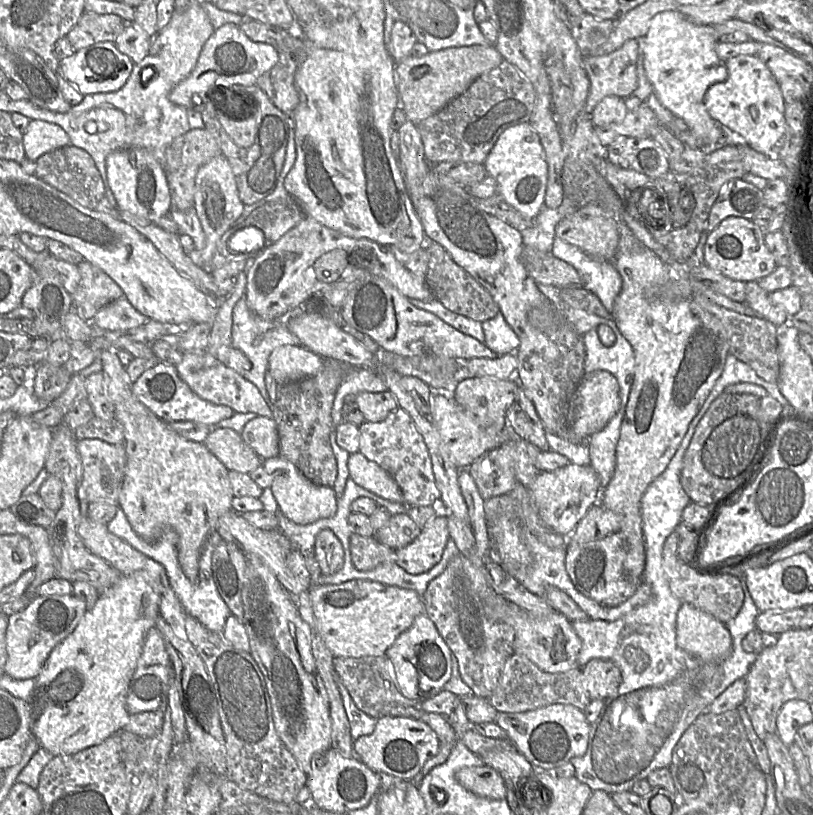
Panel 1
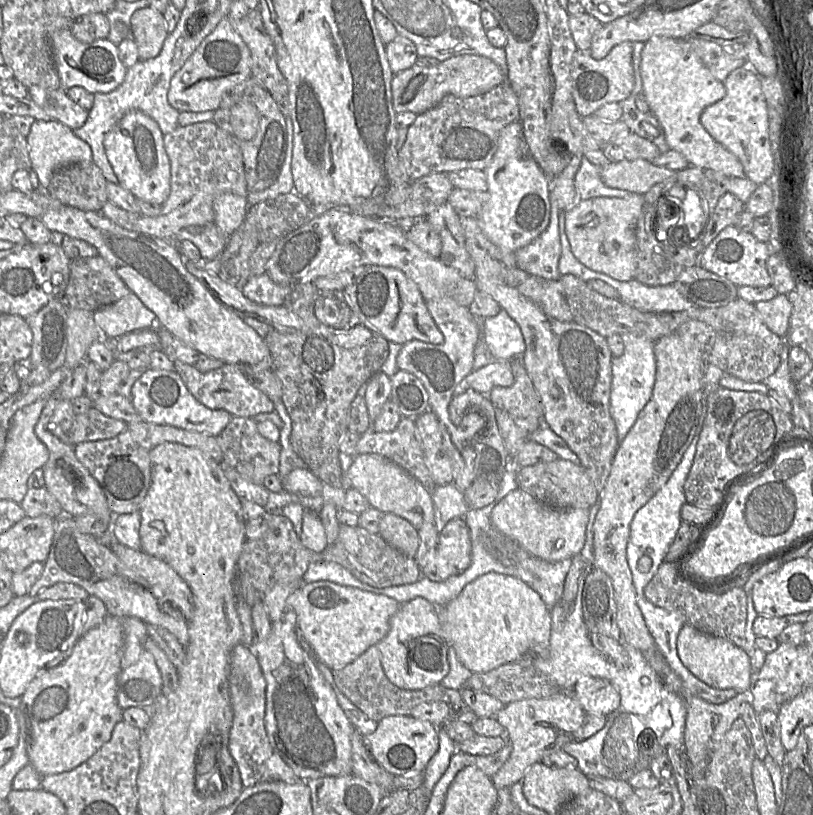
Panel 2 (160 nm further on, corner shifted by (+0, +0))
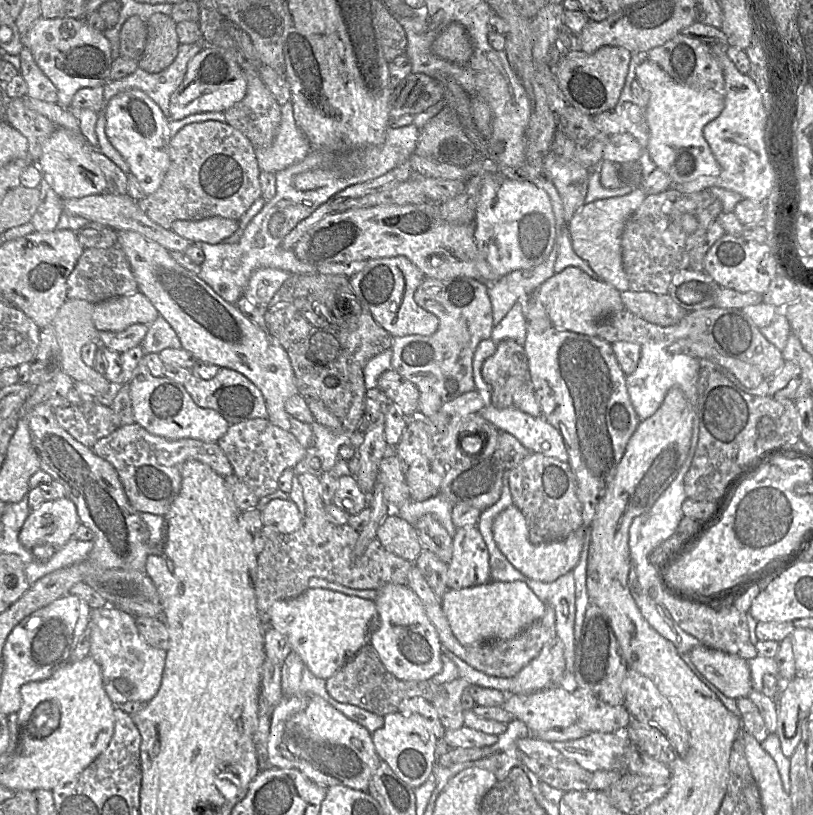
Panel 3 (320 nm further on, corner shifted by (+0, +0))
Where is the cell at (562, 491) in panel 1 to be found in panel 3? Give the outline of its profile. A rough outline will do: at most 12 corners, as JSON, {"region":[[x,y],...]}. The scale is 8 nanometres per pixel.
{"region":[[514,504],[498,514],[498,548],[524,576],[553,582],[580,558],[584,527],[533,544]]}

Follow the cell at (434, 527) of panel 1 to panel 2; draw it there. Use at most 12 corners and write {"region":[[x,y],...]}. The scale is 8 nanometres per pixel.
{"region":[[450,520],[418,565],[442,582],[471,564],[470,530]]}

